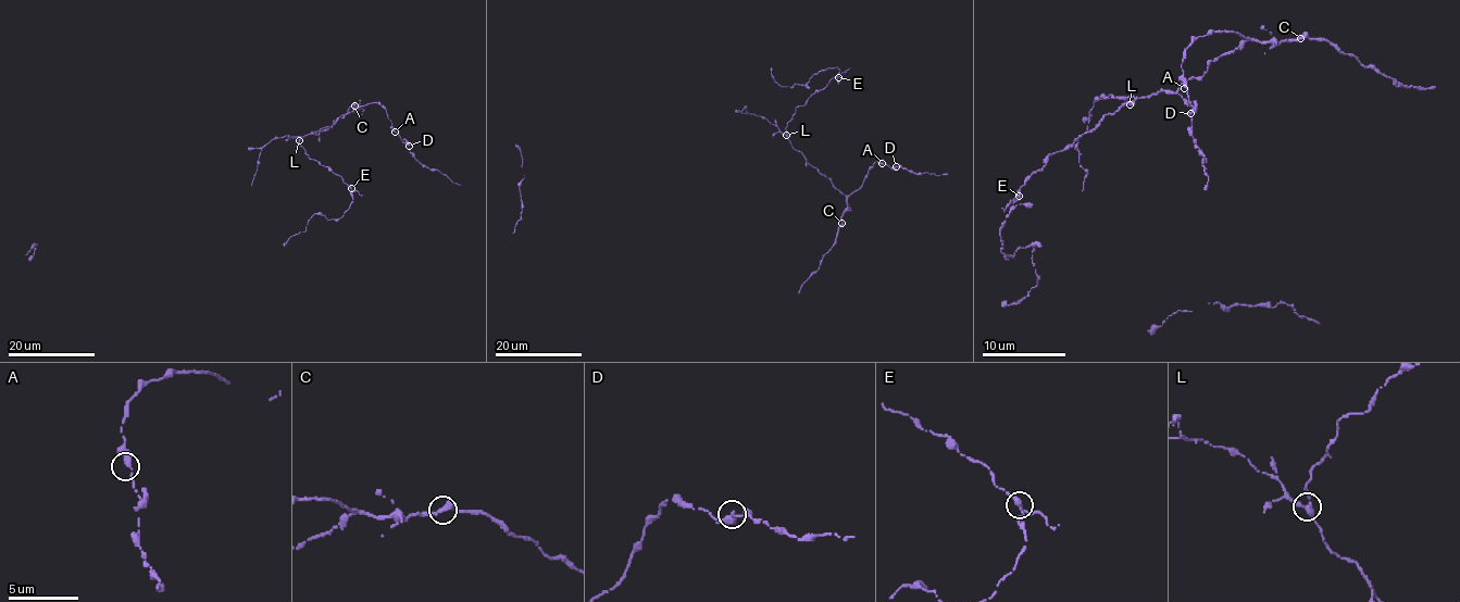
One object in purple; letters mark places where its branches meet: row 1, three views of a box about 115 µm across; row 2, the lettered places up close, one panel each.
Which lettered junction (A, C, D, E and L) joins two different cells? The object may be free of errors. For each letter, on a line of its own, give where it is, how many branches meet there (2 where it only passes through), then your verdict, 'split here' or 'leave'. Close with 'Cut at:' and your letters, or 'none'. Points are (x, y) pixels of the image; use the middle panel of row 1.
A: place (882, 163); branches 2; leave
C: place (841, 223); branches 2; leave
D: place (896, 166); branches 2; split here
E: place (838, 77); branches 2; leave
L: place (786, 135); branches 2; leave
Cut at: D

